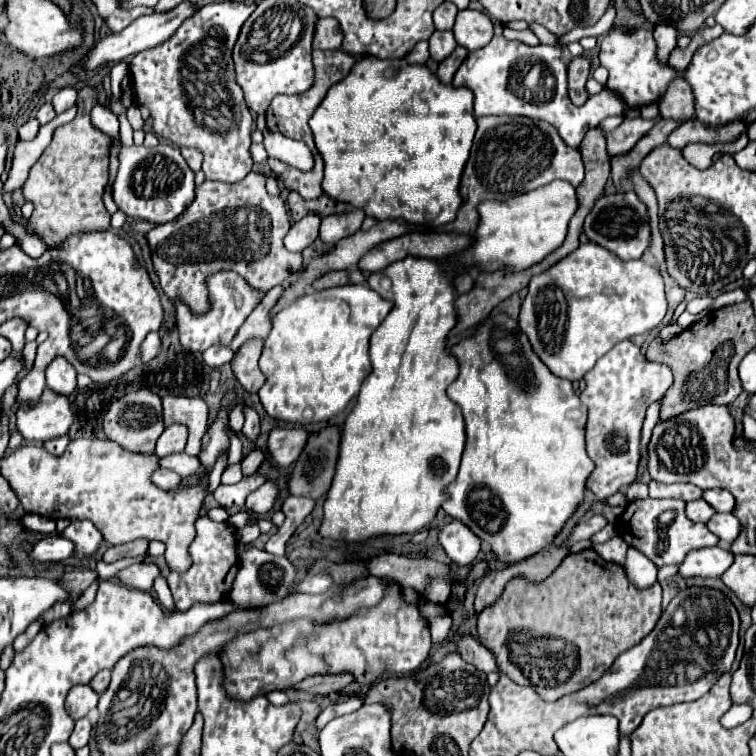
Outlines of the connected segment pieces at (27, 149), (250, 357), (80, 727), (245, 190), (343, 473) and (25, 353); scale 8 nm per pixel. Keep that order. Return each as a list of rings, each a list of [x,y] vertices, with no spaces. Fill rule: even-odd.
[[[76,107],[68,109],[66,113],[62,115],[56,115],[50,123],[42,125],[38,135],[32,139],[32,141],[18,141],[16,143],[16,149],[14,149],[14,159],[12,159],[12,169],[10,169],[10,177],[8,177],[8,183],[4,183],[4,189],[6,191],[14,191],[18,187],[22,187],[26,183],[26,177],[28,177],[28,171],[30,167],[38,161],[38,157],[44,153],[44,149],[50,145],[52,141],[52,135],[56,131],[56,127],[72,121],[76,115]]]
[[[248,339],[236,353],[234,359],[230,361],[232,373],[236,381],[248,391],[248,393],[258,393],[258,389],[264,385],[264,375],[258,367],[258,359],[264,347],[264,339]]]
[[[86,717],[76,721],[76,727],[74,727],[74,731],[72,731],[70,739],[68,739],[70,747],[74,747],[74,749],[84,747],[88,743],[88,739],[90,739],[90,729],[92,729],[92,725],[90,725],[90,721]]]
[[[244,177],[238,183],[222,183],[222,181],[204,181],[196,189],[196,199],[192,201],[186,211],[174,219],[174,223],[156,225],[146,233],[148,247],[152,253],[154,271],[160,279],[160,285],[168,299],[182,299],[194,311],[194,315],[204,315],[210,309],[208,293],[206,293],[206,279],[214,275],[214,271],[234,271],[250,283],[250,287],[266,293],[270,287],[282,285],[286,279],[302,271],[304,259],[298,253],[286,251],[282,239],[290,229],[290,217],[286,213],[286,205],[280,197],[274,197],[264,187],[266,177]],[[222,209],[260,209],[260,211],[222,211]]]
[[[406,257],[402,261],[392,263],[390,267],[384,269],[384,275],[392,281],[392,287],[388,291],[384,291],[380,287],[380,275],[372,273],[368,277],[368,285],[380,293],[380,297],[388,299],[394,303],[392,311],[386,315],[386,319],[380,323],[380,327],[372,333],[370,339],[370,359],[372,359],[372,373],[366,377],[366,381],[362,383],[358,401],[354,405],[354,409],[350,411],[346,423],[344,423],[344,433],[342,433],[342,445],[340,445],[340,457],[338,457],[338,465],[336,465],[336,475],[332,479],[332,487],[326,495],[324,501],[324,521],[318,529],[320,537],[326,539],[334,539],[334,541],[368,541],[372,537],[378,535],[402,535],[402,533],[418,533],[422,531],[428,523],[432,523],[436,519],[438,509],[442,507],[442,503],[446,501],[446,485],[450,485],[450,481],[456,479],[458,475],[458,465],[460,465],[460,457],[464,451],[464,419],[460,413],[460,407],[456,403],[452,403],[446,395],[448,385],[458,377],[458,363],[454,357],[448,355],[446,351],[446,335],[448,331],[456,325],[456,311],[454,311],[454,287],[450,285],[450,277],[442,275],[442,267],[438,267],[438,261],[434,259],[416,259],[416,257]]]
[[[30,341],[30,343],[26,343],[26,345],[24,345],[24,349],[22,349],[22,357],[26,359],[26,369],[18,375],[16,383],[20,381],[20,377],[24,377],[24,375],[32,369],[32,363],[34,363],[34,357],[36,357],[36,347],[38,347],[38,343],[36,343],[36,341]]]

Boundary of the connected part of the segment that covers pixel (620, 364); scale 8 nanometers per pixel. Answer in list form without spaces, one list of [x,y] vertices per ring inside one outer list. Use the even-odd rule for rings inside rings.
[[[630,339],[616,343],[592,371],[586,373],[586,389],[580,393],[580,401],[588,407],[586,423],[586,451],[594,461],[594,471],[586,481],[600,501],[620,491],[636,479],[636,467],[640,461],[640,429],[648,405],[662,399],[672,385],[672,371],[666,365],[650,365]]]

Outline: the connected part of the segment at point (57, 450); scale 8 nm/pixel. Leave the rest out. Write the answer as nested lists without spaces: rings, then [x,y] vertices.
[[[64,435],[64,437],[58,437],[58,439],[52,439],[52,441],[48,441],[44,447],[52,453],[52,455],[62,455],[64,451],[66,451],[66,445],[68,445],[68,435]]]

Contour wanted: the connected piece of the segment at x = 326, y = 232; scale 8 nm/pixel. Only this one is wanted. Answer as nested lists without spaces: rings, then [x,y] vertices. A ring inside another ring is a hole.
[[[354,209],[352,213],[344,213],[344,215],[322,217],[320,239],[328,247],[334,247],[334,243],[338,243],[338,239],[346,239],[346,235],[354,235],[354,231],[360,229],[362,221],[364,221],[364,213],[360,209]]]

